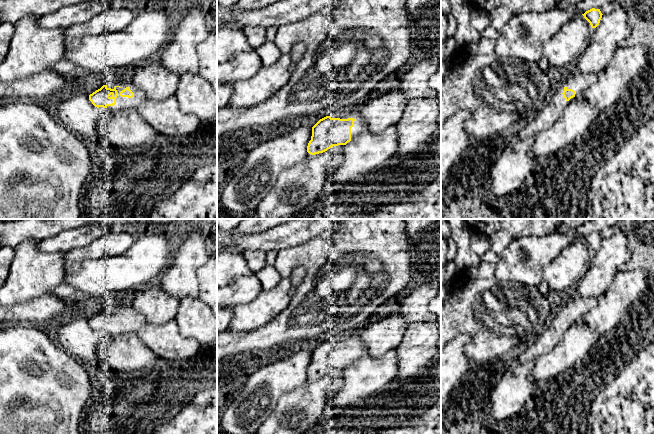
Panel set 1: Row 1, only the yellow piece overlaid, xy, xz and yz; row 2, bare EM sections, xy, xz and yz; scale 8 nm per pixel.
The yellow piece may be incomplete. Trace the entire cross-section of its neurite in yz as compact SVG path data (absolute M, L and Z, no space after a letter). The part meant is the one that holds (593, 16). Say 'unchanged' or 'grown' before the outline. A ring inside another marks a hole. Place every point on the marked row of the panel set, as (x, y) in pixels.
unchanged; M592 8L582 15L590 23L592 28L596 28L599 25L603 14L600 9Z

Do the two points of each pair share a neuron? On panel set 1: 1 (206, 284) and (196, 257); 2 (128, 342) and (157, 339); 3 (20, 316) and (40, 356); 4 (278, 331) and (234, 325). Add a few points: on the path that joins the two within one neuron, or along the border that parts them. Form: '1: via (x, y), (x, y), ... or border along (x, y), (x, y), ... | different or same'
1: border along (206, 261), (196, 271), (198, 290) | different
2: border along (136, 333), (159, 357) | different
3: border along (10, 323), (23, 325) | different
4: border along (275, 316), (249, 331), (232, 333) | different

